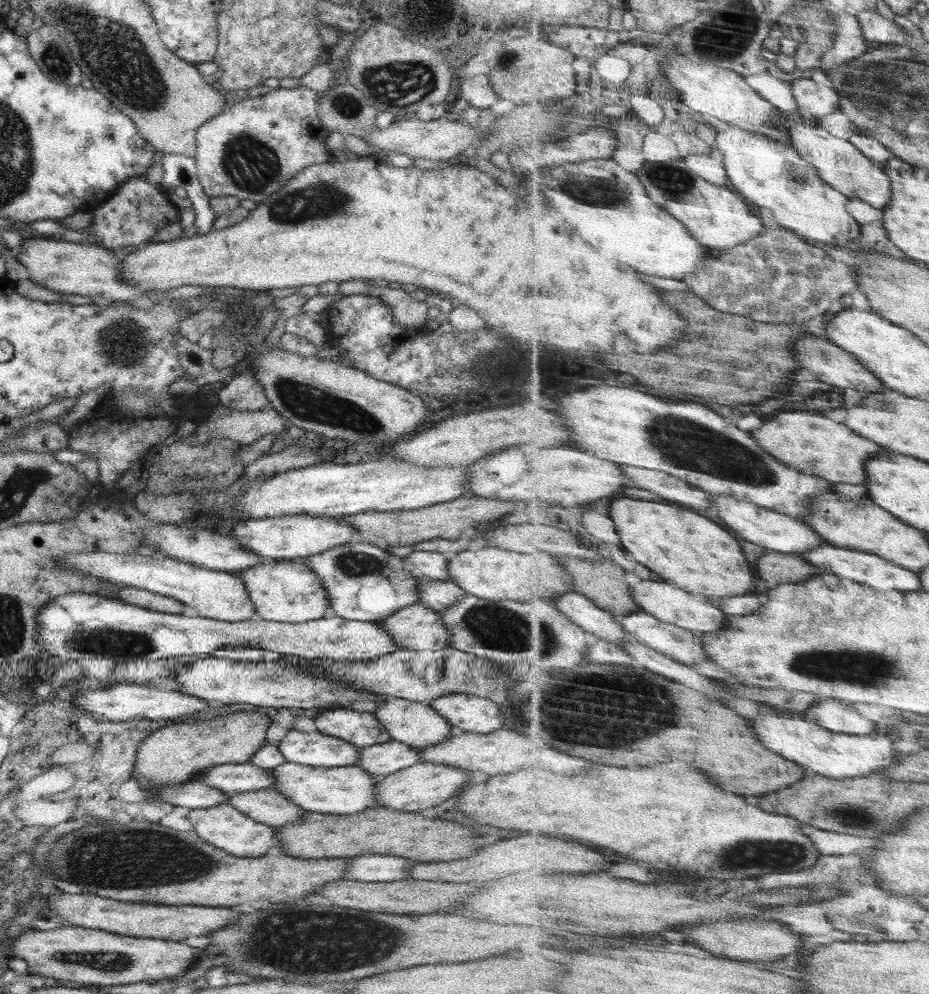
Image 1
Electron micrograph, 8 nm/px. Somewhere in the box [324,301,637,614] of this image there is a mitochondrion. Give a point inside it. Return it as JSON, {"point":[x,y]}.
{"point":[355,563]}

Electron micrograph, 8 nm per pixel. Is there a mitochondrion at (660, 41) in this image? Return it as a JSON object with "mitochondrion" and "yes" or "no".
{"mitochondrion":"no"}

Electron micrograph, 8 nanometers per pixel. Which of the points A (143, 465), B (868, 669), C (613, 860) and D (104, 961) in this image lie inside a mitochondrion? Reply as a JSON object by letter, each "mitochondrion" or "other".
{"A":"other","B":"mitochondrion","C":"other","D":"mitochondrion"}

